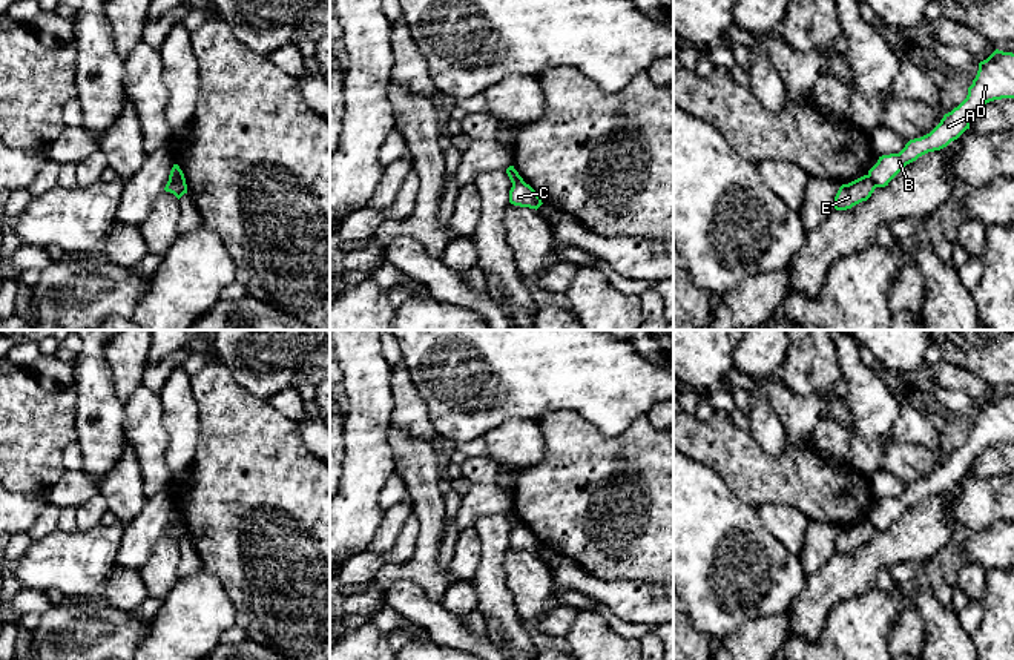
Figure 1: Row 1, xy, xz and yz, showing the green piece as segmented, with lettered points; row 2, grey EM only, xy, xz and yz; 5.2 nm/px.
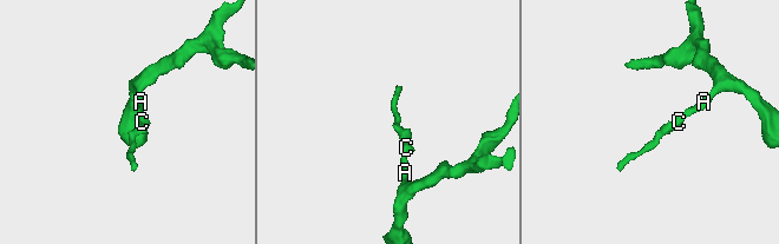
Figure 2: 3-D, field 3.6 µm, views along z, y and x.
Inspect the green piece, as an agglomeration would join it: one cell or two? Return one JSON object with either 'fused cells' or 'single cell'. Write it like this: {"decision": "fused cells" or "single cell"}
{"decision": "fused cells"}

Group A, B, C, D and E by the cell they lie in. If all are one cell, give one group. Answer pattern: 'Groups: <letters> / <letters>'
Groups: A B C D / E

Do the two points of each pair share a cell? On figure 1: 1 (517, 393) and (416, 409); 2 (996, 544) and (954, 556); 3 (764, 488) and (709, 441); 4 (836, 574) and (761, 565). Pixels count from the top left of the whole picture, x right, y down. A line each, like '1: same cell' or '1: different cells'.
1: different cells
2: same cell
3: same cell
4: different cells

